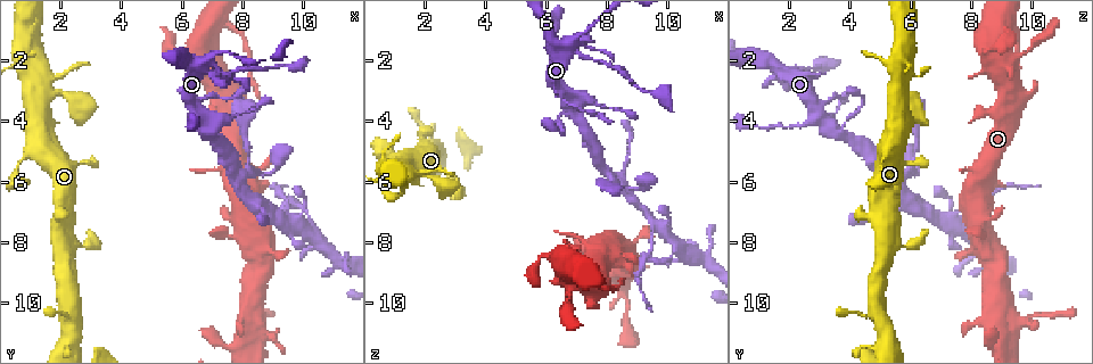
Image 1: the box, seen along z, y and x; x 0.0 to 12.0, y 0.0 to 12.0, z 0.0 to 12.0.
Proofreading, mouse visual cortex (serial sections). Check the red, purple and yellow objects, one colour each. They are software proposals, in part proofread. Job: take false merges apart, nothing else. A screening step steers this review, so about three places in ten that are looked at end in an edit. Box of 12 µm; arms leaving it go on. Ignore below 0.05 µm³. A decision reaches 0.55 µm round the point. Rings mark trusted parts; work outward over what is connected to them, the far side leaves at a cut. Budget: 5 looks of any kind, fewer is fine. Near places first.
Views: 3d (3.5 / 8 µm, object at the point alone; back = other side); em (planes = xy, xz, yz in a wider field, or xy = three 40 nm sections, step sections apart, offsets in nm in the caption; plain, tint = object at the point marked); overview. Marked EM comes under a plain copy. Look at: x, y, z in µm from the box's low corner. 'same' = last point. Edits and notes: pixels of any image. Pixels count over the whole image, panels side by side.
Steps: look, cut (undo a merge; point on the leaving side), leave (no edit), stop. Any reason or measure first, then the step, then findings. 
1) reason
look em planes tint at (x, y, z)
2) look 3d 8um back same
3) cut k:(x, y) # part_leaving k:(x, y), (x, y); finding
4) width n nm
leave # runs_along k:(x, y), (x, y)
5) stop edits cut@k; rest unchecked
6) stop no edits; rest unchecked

sharp bend
look 3d 3.5um at (9.8, 6.7, 8.6)

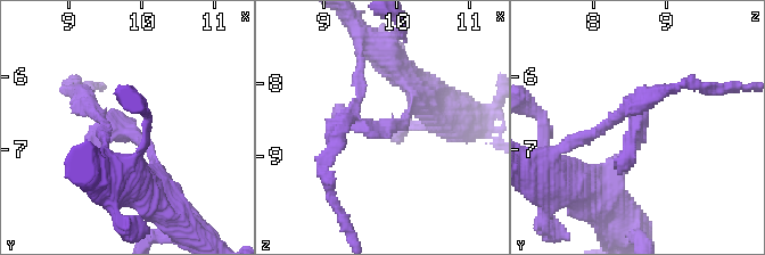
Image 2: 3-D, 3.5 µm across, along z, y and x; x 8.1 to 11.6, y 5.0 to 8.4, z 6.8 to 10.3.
shape alone is not enough
look em xy step 3 tint at (9.85, 6.80, 8.65)

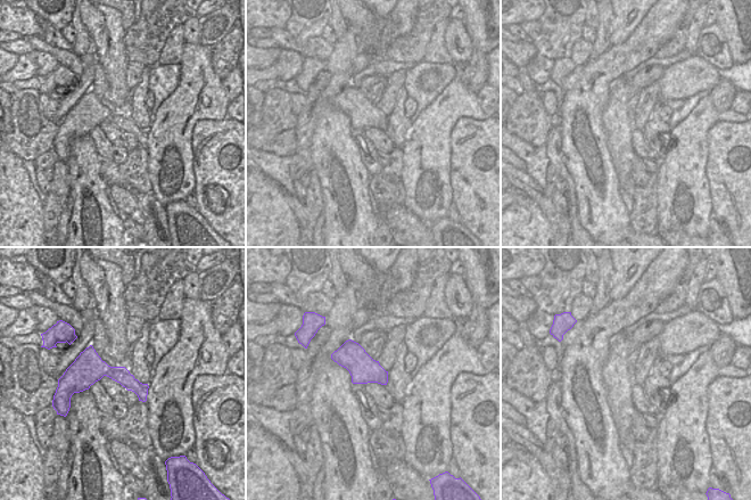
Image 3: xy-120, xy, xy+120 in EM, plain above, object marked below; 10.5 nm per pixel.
cut 2:(652, 95) # part_leaving 2:(574, 137), (661, 88); two cells meet here

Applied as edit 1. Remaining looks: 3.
sharp bend
look 3d 8um at (6.9, 2.1, 1.6)

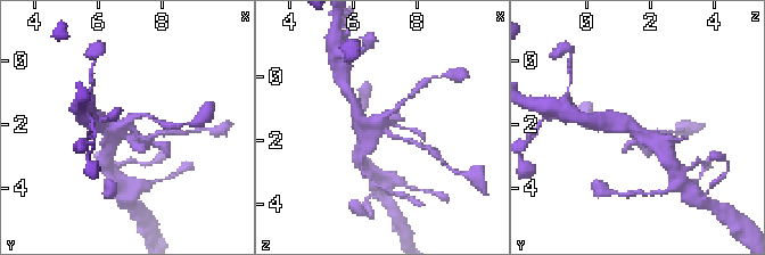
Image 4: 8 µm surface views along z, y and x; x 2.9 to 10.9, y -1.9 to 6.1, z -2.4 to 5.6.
need the tissue
look em planes tint at (7.0, 2.1, 1.5)

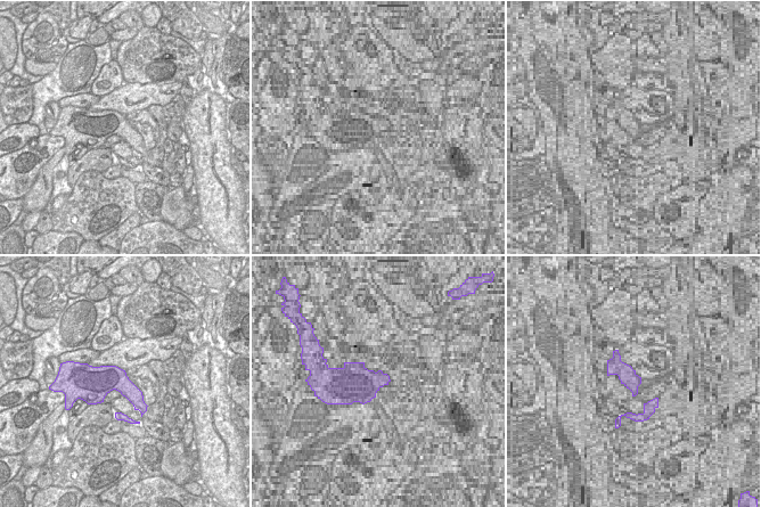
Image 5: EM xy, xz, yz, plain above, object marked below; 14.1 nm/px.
width 380 nm
leave # runs_along 4:(368, 141), (377, 123), (409, 129); one cell here

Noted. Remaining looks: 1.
stop edits cut@2; rest unchecked

